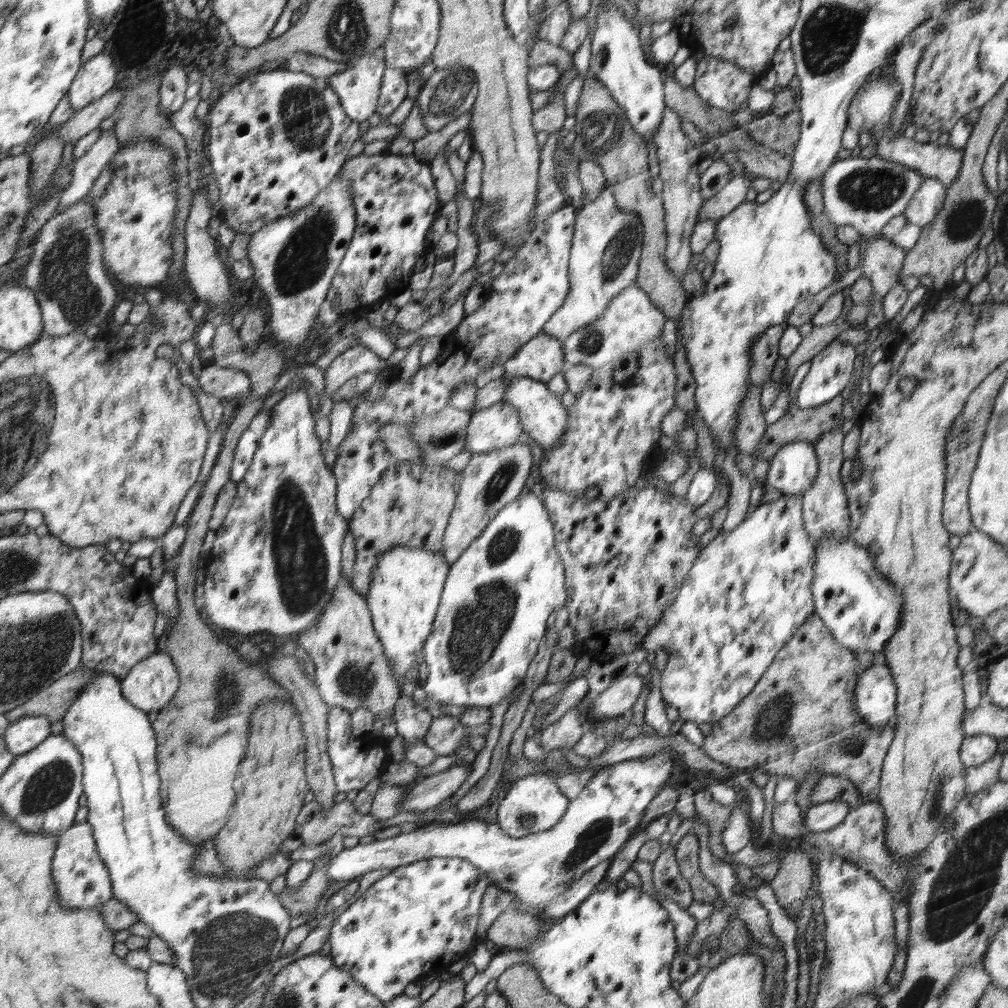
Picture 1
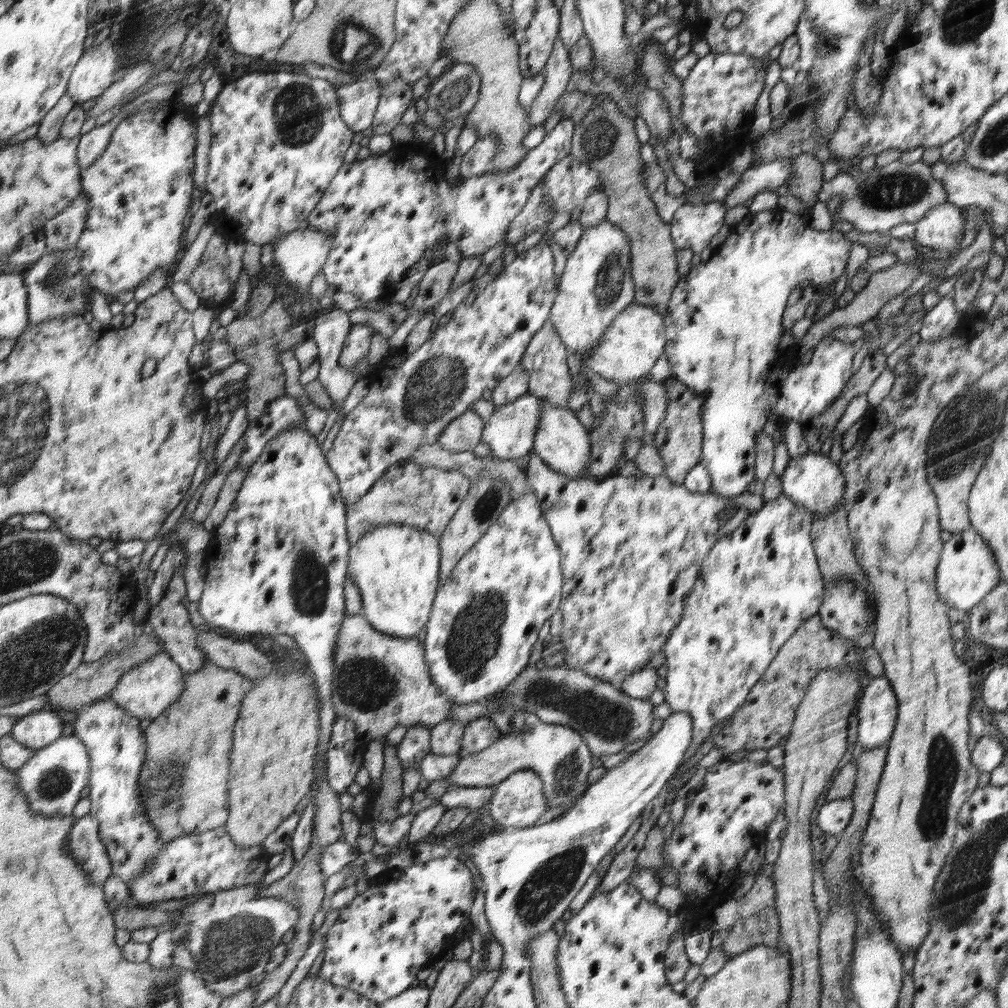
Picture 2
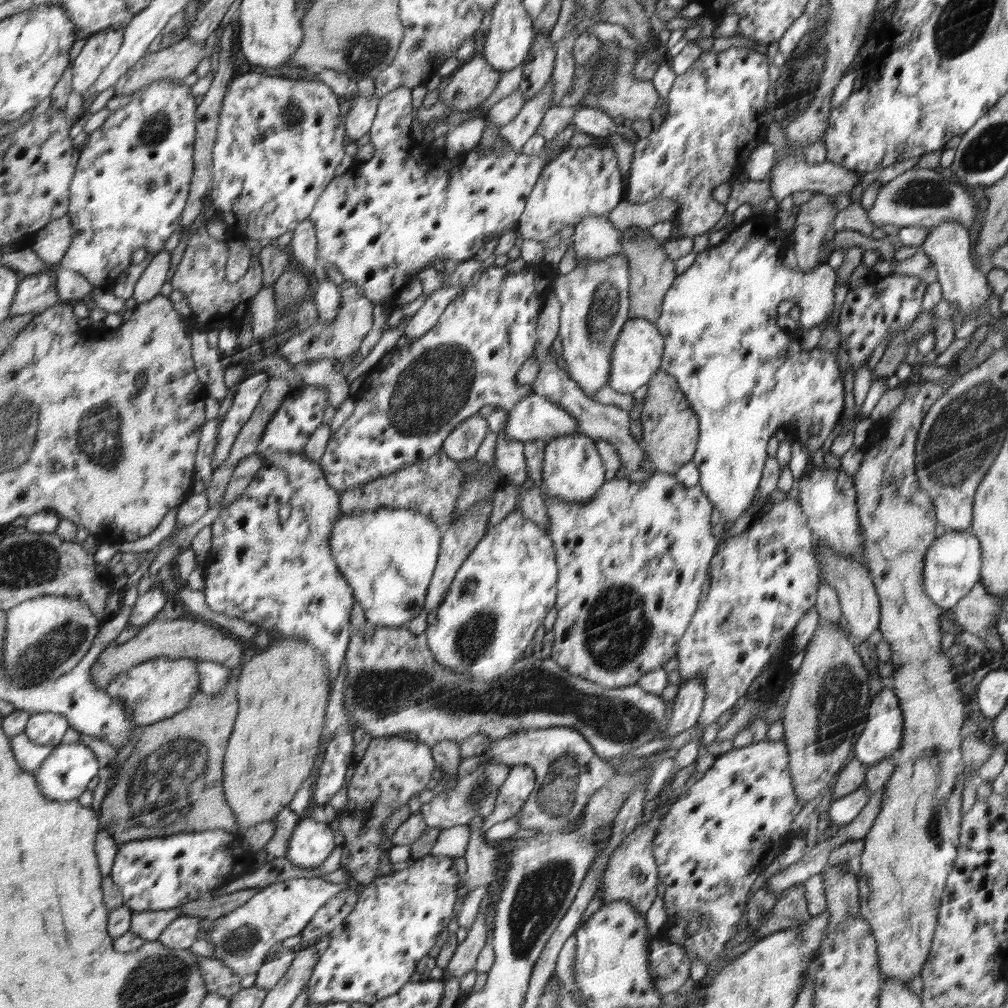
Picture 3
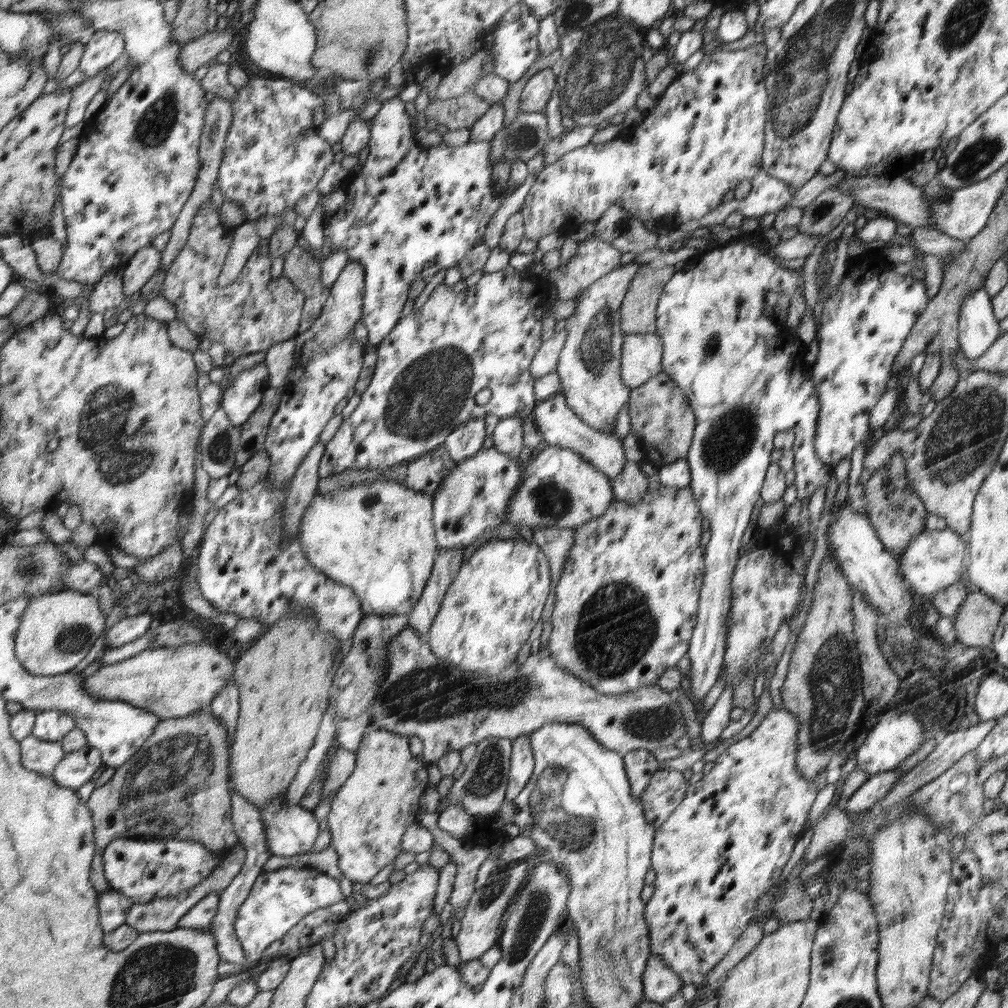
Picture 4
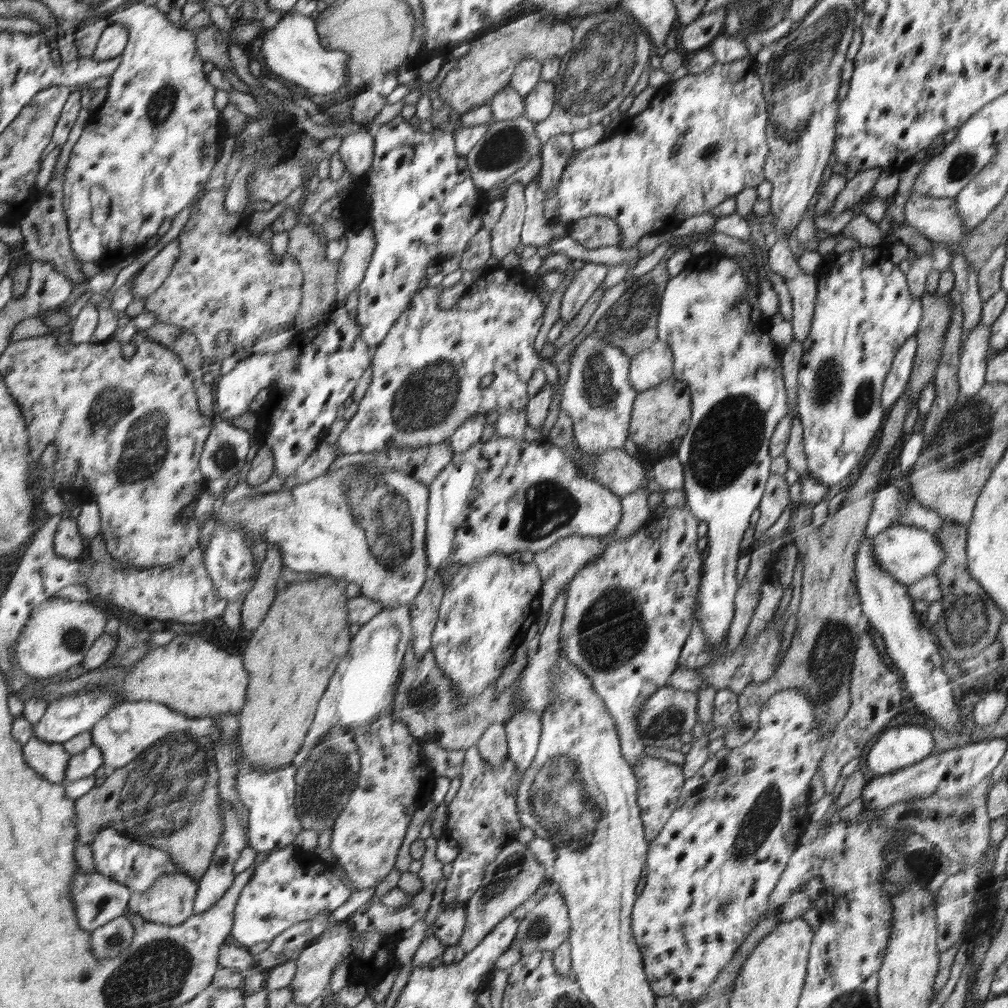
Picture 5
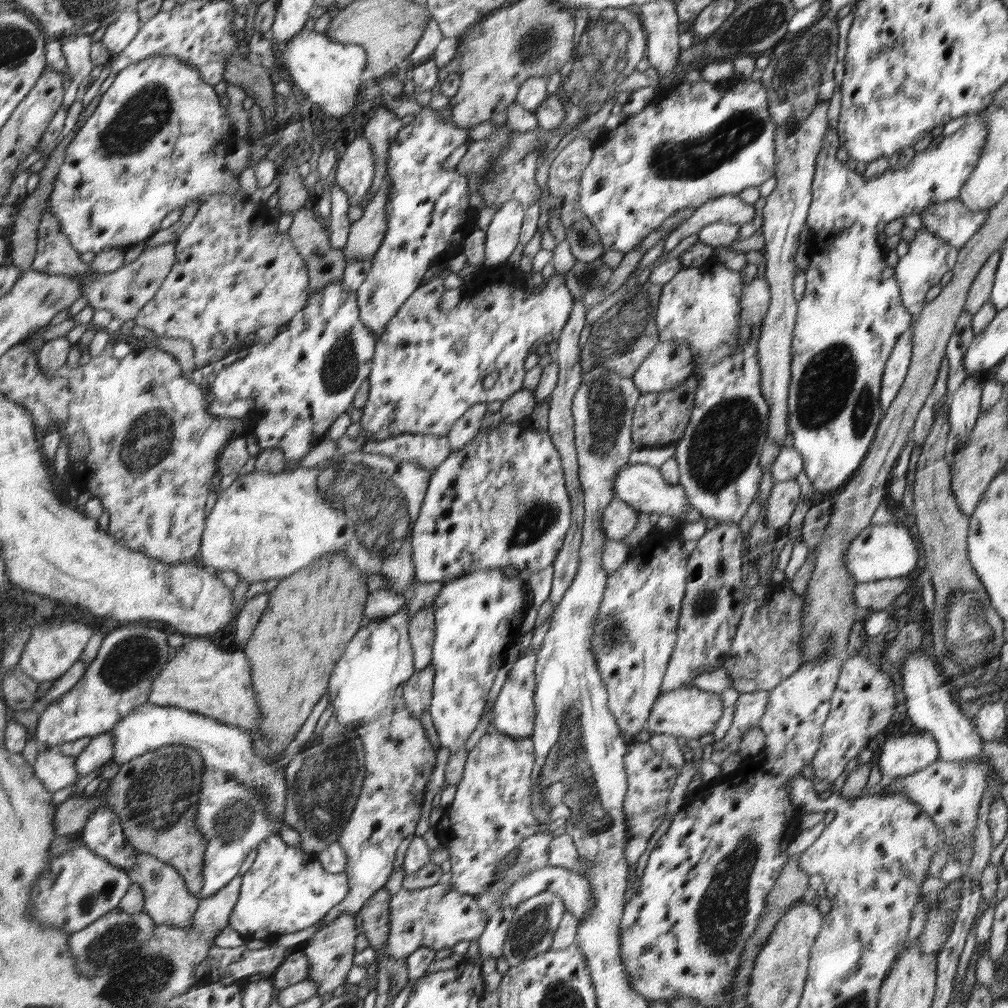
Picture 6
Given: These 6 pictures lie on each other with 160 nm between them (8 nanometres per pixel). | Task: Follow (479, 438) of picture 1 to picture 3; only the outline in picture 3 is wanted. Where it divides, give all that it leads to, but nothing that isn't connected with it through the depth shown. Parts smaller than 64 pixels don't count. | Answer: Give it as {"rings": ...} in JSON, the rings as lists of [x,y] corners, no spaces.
{"rings":[[[534,392],[528,393],[507,413],[506,436],[522,444],[536,439],[548,443],[558,436],[566,436],[577,430],[581,432],[578,420],[566,409]]]}

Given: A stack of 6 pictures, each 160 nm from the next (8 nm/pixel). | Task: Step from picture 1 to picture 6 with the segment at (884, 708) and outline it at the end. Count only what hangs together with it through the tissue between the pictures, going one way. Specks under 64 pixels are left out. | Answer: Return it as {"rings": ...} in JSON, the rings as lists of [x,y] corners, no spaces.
{"rings":[[[928,732],[906,734],[897,738],[887,735],[882,739],[883,745],[878,758],[882,779],[869,794],[879,794],[892,780],[914,775],[939,759],[938,743]]]}

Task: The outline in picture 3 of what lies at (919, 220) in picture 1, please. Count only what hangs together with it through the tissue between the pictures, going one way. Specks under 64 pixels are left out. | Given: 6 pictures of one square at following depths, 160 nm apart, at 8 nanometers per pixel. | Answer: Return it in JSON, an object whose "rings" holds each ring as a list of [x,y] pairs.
{"rings":[[[945,220],[939,226],[932,227],[924,244],[920,246],[926,256],[934,263],[937,281],[942,287],[942,301],[956,302],[960,312],[981,312],[988,310],[991,289],[985,271],[975,267],[970,254],[969,229],[964,228],[957,220]]]}

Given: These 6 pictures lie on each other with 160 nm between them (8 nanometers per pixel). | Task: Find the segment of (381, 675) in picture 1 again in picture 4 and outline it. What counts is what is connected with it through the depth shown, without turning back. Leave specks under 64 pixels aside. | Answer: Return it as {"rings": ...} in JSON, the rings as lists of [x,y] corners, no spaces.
{"rings":[[[410,627],[392,638],[387,646],[387,655],[385,677],[368,710],[370,724],[395,733],[418,736],[423,742],[423,761],[428,765],[436,763],[447,752],[460,751],[488,736],[513,740],[553,722],[584,725],[606,748],[622,751],[623,754],[638,749],[653,753],[658,750],[658,746],[675,746],[678,738],[686,732],[684,714],[676,702],[676,692],[651,685],[625,694],[602,694],[592,685],[558,667],[548,646],[540,649],[538,654],[531,654],[525,663],[511,664],[490,678],[470,676],[470,672],[464,672],[457,664],[438,657],[428,642],[422,640],[417,631]]]}

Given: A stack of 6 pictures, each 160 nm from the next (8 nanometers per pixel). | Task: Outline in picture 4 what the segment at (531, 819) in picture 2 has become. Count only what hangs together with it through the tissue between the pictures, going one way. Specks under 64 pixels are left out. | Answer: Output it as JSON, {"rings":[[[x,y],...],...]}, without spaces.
{"rings":[[[529,735],[517,736],[511,743],[509,781],[505,792],[505,800],[511,803],[529,783],[533,776],[533,768],[536,766]]]}

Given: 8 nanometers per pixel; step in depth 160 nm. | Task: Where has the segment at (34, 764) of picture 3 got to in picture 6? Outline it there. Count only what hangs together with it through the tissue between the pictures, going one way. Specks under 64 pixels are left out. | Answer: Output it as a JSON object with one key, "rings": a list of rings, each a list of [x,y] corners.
{"rings":[[[59,747],[41,748],[35,762],[37,777],[50,792],[68,788],[82,777],[81,772],[78,772],[78,757],[66,756]]]}

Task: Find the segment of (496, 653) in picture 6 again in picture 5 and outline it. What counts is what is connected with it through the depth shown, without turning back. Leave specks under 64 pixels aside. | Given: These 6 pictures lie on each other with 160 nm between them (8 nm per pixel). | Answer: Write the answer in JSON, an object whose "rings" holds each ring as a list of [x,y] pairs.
{"rings":[[[493,552],[472,564],[461,565],[450,584],[445,586],[440,618],[433,631],[432,651],[443,674],[453,680],[453,687],[461,696],[461,704],[467,704],[471,700],[469,696],[483,694],[490,687],[490,682],[496,682],[516,648],[528,642],[528,628],[540,616],[540,586],[543,583],[540,575],[540,568],[533,561],[522,563],[520,559],[512,560],[508,554]]]}

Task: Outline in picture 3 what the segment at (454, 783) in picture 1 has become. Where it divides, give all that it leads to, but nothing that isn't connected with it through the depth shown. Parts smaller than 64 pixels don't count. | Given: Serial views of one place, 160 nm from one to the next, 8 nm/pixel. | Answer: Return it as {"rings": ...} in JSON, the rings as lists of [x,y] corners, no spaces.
{"rings":[[[568,727],[531,728],[500,738],[482,755],[462,759],[456,778],[460,779],[478,769],[480,764],[488,763],[504,763],[510,768],[525,764],[534,769],[536,790],[525,800],[525,807],[515,817],[520,823],[520,829],[534,829],[542,835],[548,835],[548,832],[568,834],[576,831],[587,804],[616,774],[614,766],[597,755],[593,745],[581,732]]]}

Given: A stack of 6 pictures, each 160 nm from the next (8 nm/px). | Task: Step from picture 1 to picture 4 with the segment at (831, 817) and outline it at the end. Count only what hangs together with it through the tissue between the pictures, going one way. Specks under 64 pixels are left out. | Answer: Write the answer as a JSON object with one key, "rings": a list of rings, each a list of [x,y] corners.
{"rings":[[[894,770],[871,775],[848,800],[842,802],[841,810],[846,814],[868,811],[892,790],[902,775]]]}

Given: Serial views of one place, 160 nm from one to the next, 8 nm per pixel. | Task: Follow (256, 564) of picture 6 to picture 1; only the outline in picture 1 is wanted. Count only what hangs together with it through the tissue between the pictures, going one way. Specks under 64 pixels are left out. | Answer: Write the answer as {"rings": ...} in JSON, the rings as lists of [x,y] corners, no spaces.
{"rings":[[[398,545],[386,551],[374,567],[374,584],[369,586],[368,601],[373,628],[381,639],[399,685],[404,684],[406,672],[416,664],[428,635],[437,618],[443,586],[450,568],[449,561],[440,552],[420,547]]]}

